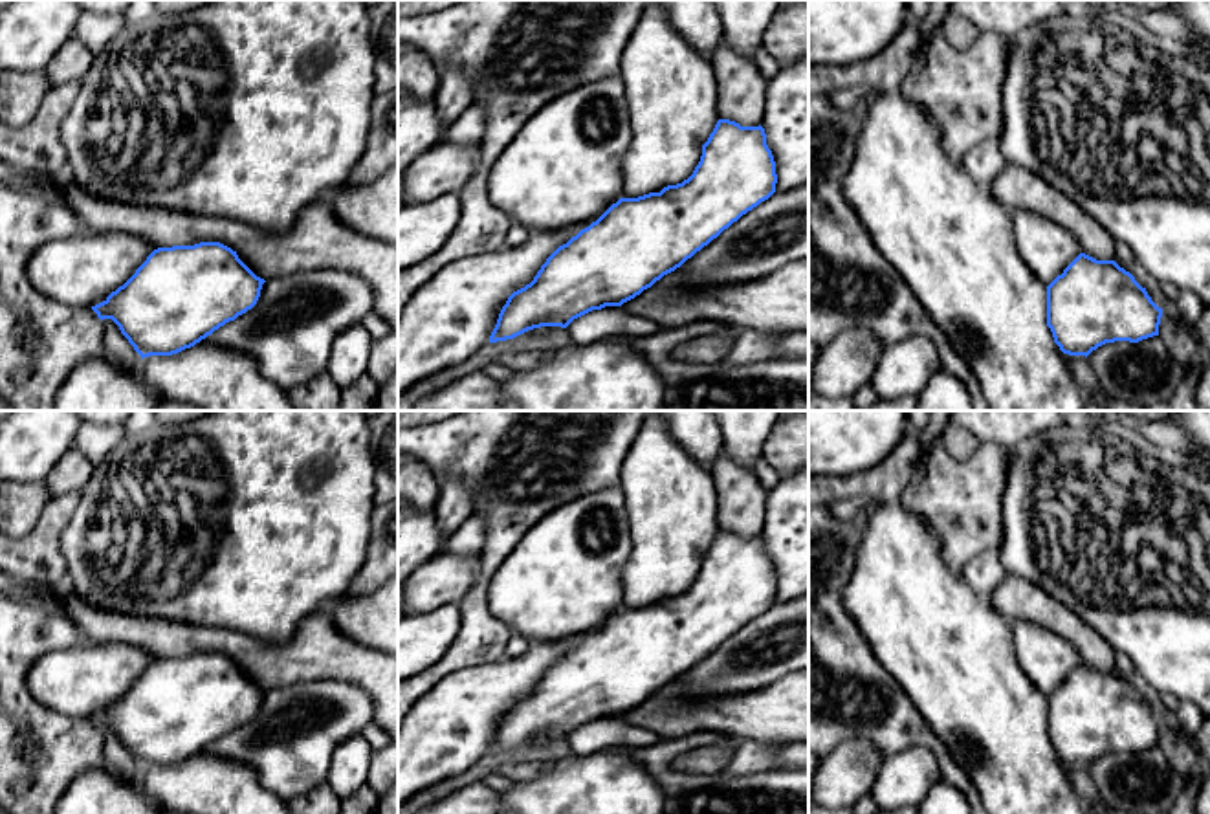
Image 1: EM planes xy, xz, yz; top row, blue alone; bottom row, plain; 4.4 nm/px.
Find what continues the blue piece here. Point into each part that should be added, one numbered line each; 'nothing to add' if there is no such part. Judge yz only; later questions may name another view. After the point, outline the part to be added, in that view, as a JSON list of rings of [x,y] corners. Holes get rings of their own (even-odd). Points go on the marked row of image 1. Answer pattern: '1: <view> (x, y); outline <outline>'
1: yz (1045, 248); outline [[[1012,211],[1010,231],[1018,255],[1045,286],[1082,253],[1069,231],[1030,211]]]

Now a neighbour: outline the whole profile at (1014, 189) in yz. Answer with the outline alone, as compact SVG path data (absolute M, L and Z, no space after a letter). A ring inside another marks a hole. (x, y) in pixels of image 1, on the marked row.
M1006 163L988 189L994 200L1008 213L1030 211L1049 218L1076 238L1082 253L1096 260L1115 258L1115 238L1038 174Z

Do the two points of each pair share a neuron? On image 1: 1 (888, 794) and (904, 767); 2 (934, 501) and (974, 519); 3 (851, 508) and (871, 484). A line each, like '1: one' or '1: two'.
1: one
2: one
3: two

